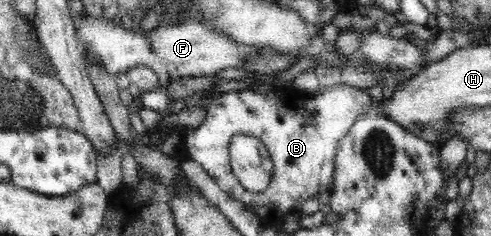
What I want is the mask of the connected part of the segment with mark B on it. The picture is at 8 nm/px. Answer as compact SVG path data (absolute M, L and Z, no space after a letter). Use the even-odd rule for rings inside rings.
M340 83L333 87L320 86L317 95L312 100L306 100L304 106L294 112L284 112L282 110L282 100L278 98L276 91L254 92L250 89L232 90L224 92L222 96L213 96L210 104L206 106L206 118L198 128L190 128L184 140L184 153L192 157L196 163L200 164L210 178L218 184L218 187L232 198L244 203L246 208L252 209L257 215L263 217L281 217L289 213L299 213L300 208L310 196L317 196L322 191L330 191L333 183L334 155L338 141L350 130L355 119L362 115L371 106L372 100L368 95L368 89L361 89ZM236 134L246 134L260 138L266 145L271 159L273 160L273 174L270 184L266 190L260 193L252 193L244 189L233 174L230 167L230 157L228 147L232 136Z

